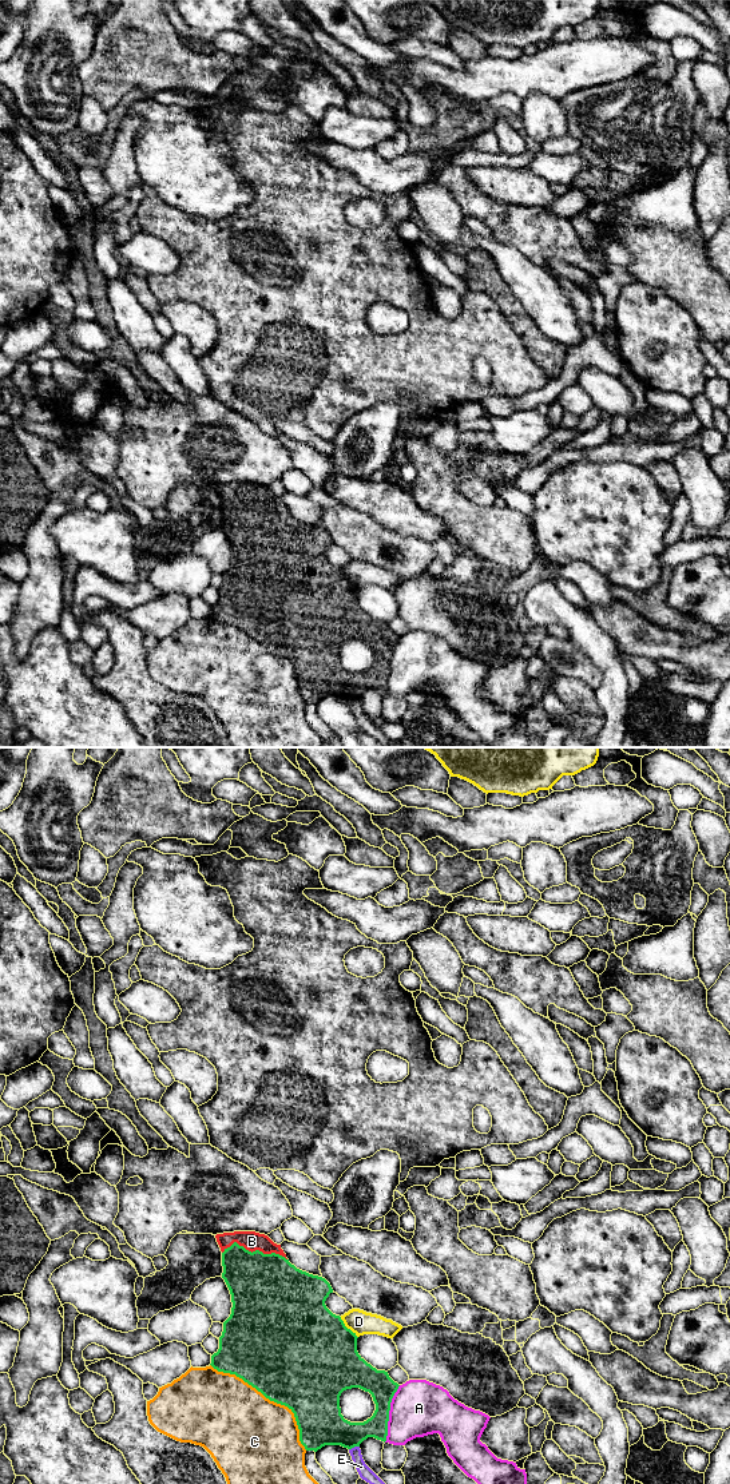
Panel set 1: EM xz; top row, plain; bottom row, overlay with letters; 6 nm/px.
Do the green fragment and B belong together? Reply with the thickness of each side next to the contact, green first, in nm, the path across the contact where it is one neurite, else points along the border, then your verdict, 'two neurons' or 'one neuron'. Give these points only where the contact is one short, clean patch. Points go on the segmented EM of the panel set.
calibres 440 and 120 nm; one neuron

